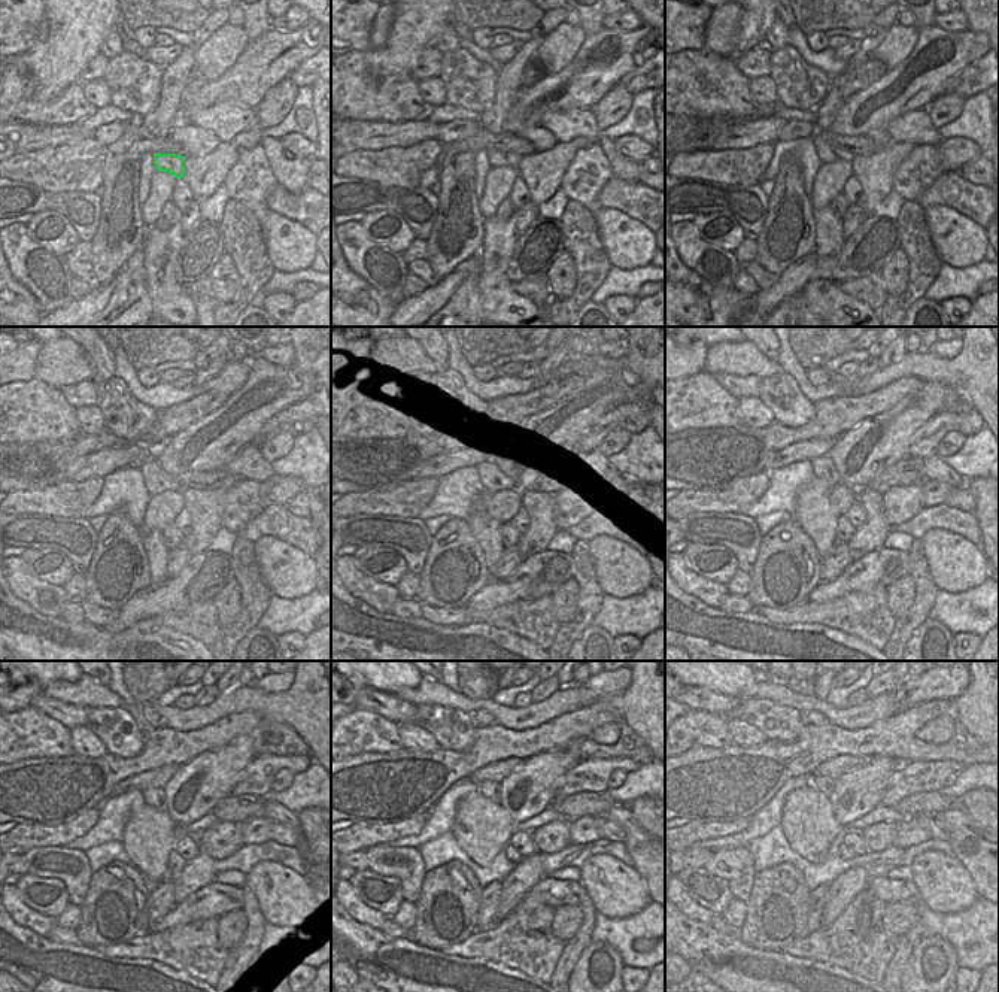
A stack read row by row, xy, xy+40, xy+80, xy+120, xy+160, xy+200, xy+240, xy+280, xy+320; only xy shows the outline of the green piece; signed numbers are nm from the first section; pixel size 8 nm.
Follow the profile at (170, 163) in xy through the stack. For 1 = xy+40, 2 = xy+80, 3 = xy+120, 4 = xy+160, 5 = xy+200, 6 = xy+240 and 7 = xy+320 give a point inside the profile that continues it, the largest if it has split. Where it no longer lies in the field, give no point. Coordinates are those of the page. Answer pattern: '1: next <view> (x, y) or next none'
1: next xy+40 (495, 158)
2: next xy+80 (826, 151)
3: next xy+120 (157, 481)
4: next xy+160 (492, 479)
5: next xy+200 (823, 467)
6: next xy+240 (154, 797)
7: next xy+320 (823, 783)

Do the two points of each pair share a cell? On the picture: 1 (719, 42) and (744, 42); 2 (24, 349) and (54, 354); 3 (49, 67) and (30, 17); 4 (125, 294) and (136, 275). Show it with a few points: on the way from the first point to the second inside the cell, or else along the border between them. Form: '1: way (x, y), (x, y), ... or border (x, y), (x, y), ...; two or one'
1: border (743, 15), (735, 36), (735, 46), (726, 55); two
2: border (43, 343), (33, 376); two
3: border (36, 39), (20, 55); two
4: way (128, 290), (131, 279); one

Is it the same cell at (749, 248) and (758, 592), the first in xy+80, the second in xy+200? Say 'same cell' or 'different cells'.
different cells

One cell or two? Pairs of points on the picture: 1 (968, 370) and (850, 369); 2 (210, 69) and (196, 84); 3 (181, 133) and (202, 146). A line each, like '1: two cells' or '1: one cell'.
1: two cells
2: two cells
3: one cell

